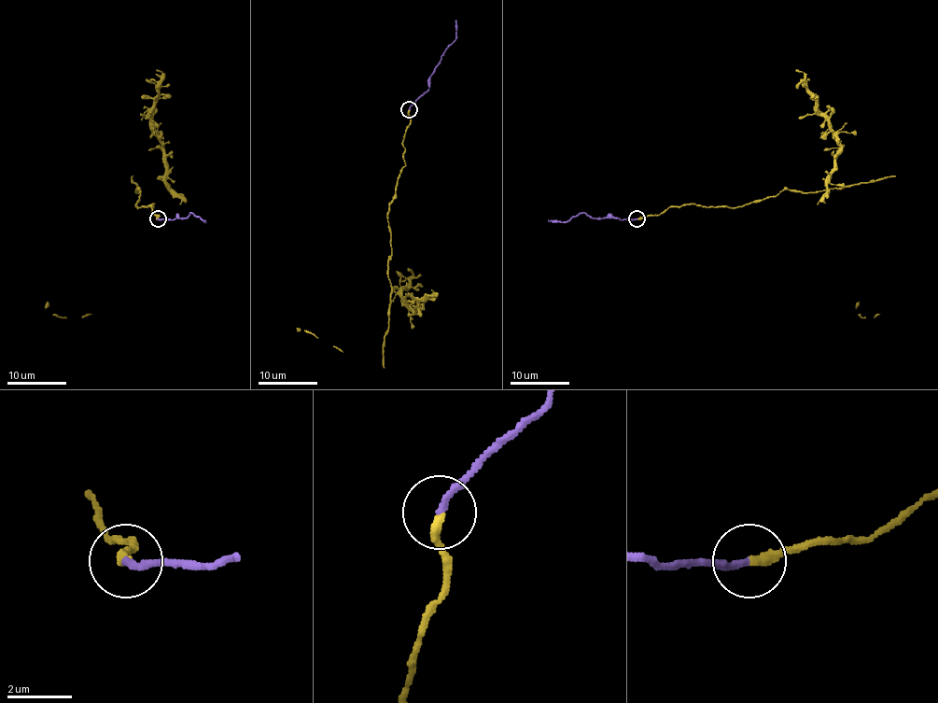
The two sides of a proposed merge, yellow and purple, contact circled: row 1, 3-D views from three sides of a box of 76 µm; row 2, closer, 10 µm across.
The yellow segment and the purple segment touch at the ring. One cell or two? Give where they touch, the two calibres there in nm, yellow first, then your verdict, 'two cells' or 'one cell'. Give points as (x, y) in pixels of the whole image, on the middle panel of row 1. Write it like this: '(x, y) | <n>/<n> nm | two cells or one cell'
(409, 109) | 320/200 nm | one cell

